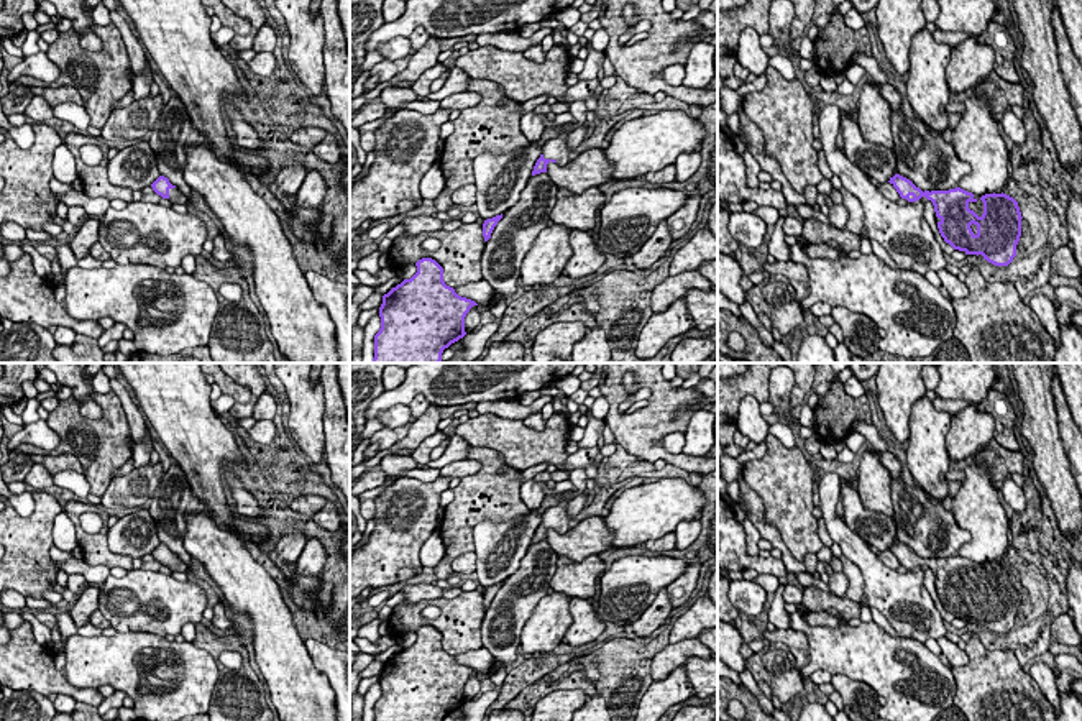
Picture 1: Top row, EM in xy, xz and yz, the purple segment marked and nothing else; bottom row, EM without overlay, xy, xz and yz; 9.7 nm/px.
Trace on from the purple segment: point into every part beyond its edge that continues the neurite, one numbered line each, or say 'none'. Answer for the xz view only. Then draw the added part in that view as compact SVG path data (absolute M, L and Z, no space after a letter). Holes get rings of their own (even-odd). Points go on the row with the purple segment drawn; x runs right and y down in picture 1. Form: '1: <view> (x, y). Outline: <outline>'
1: xz (555, 148). Outline: M571 123L560 125L560 135L545 141L545 145L542 146L542 154L545 159L555 159L558 166L565 166L570 161L571 151L566 146L566 138L573 131L570 126Z

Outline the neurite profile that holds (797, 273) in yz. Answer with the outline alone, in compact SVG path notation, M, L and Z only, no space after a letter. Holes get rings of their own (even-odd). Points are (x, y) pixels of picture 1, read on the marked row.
M775 261L762 266L772 278L783 274L788 278L795 299L800 302L809 296L808 271L801 263L795 261Z

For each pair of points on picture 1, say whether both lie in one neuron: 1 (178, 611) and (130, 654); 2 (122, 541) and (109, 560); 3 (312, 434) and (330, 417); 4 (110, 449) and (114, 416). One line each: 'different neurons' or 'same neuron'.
1: different neurons
2: different neurons
3: different neurons
4: same neuron

